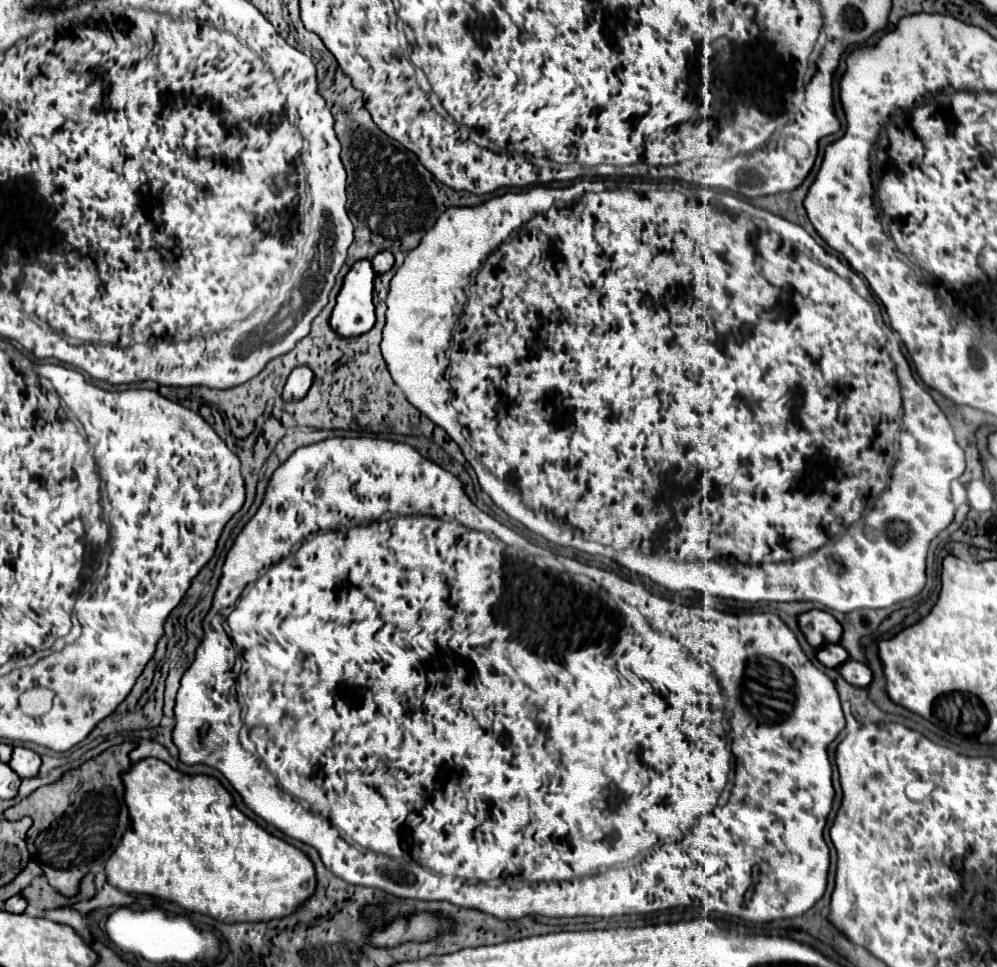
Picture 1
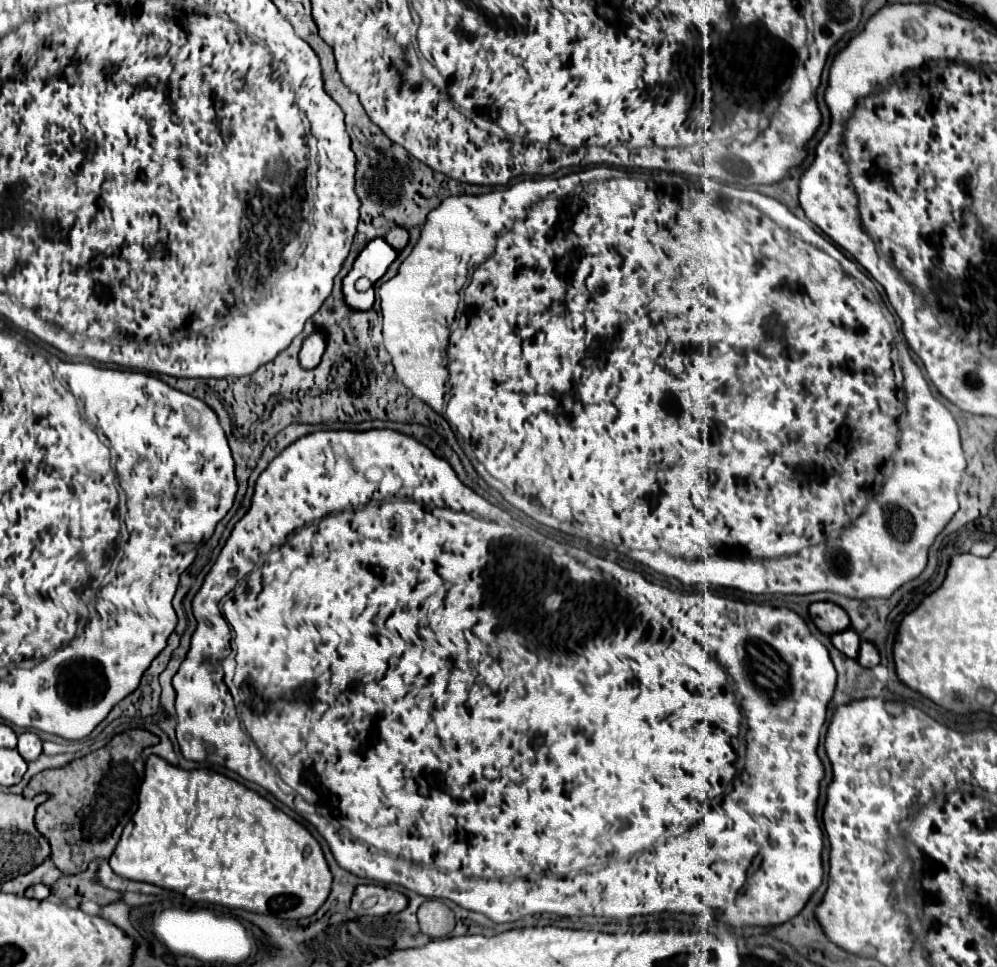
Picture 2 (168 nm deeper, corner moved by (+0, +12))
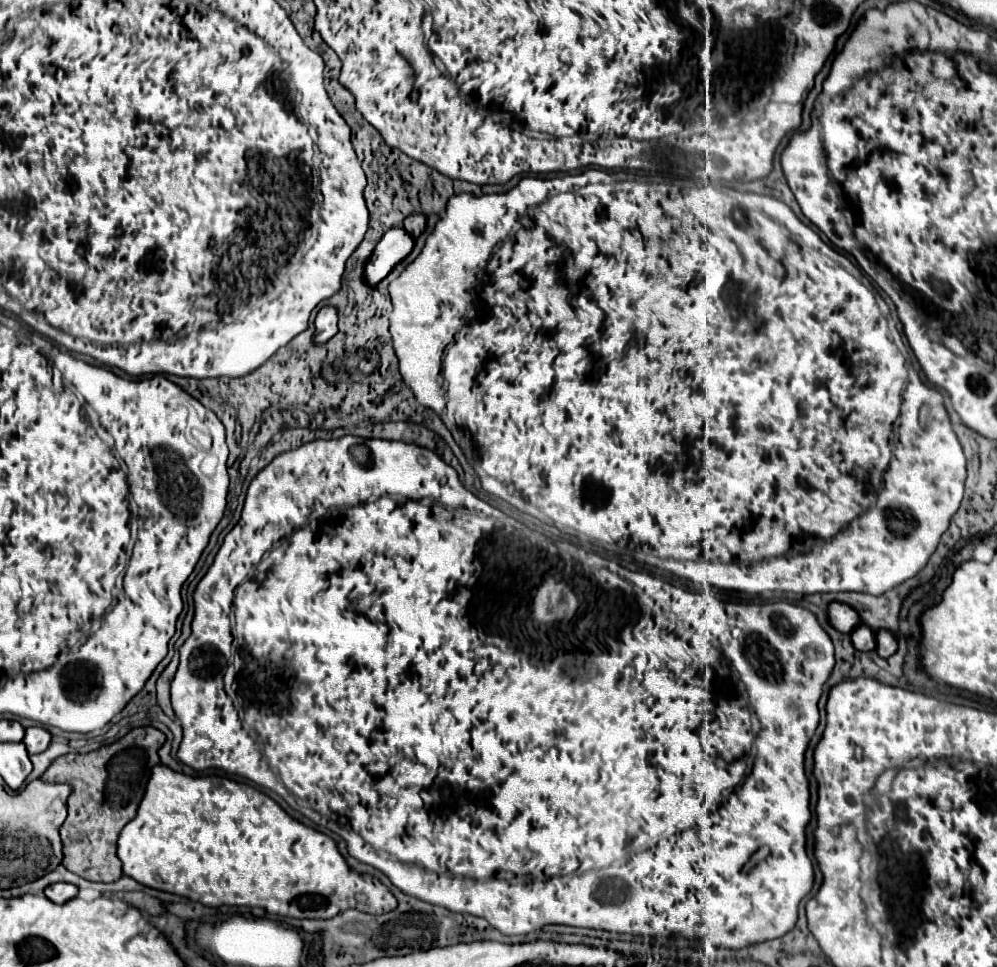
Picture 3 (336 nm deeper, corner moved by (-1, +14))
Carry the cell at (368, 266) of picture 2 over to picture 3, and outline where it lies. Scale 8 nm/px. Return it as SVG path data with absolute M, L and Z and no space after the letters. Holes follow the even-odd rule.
M391 228L373 254L369 256L367 264L389 264L389 272L393 270L395 264L399 264L415 246L415 240L411 234L407 234L403 228Z

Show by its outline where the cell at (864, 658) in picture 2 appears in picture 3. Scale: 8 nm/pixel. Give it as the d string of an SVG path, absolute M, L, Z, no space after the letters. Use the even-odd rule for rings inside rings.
M879 630L877 632L877 654L881 658L889 658L897 652L897 636L889 630Z

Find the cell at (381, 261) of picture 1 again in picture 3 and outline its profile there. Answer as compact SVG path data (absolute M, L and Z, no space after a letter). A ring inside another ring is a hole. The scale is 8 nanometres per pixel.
M411 214L411 216L405 218L405 222L403 222L403 228L405 228L413 238L421 236L421 232L425 230L425 226L427 226L425 214Z

